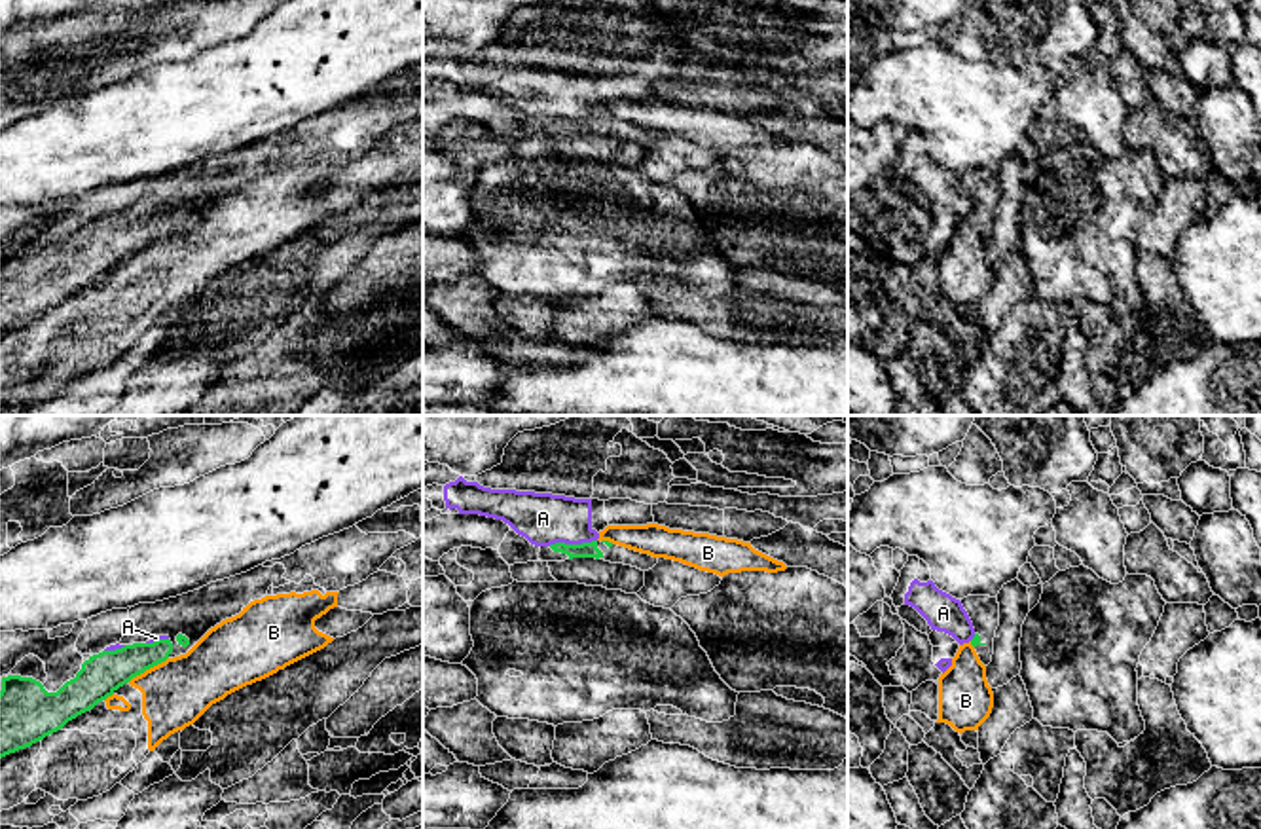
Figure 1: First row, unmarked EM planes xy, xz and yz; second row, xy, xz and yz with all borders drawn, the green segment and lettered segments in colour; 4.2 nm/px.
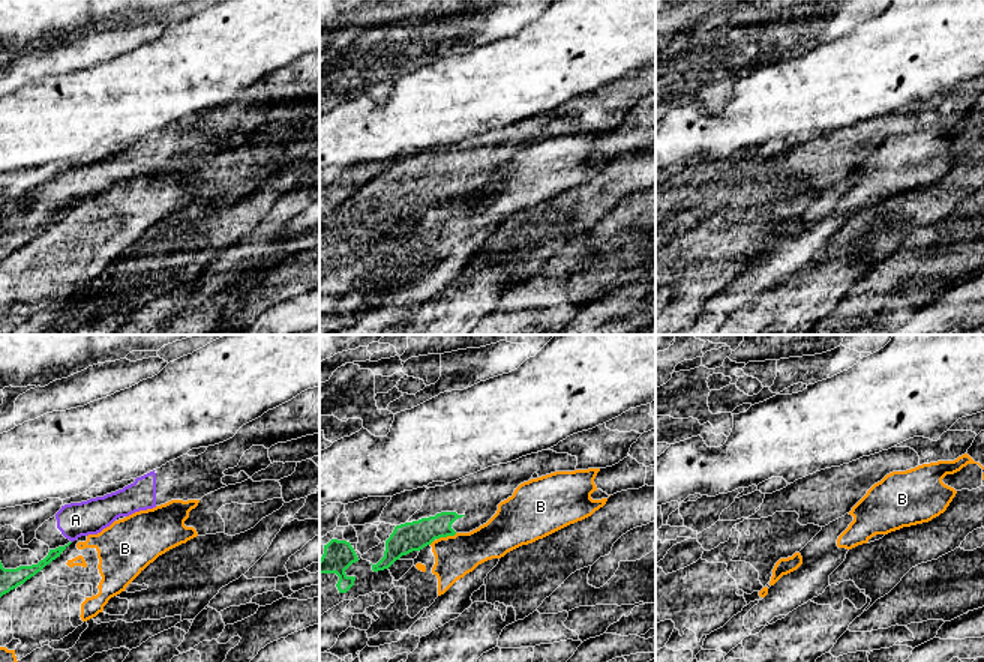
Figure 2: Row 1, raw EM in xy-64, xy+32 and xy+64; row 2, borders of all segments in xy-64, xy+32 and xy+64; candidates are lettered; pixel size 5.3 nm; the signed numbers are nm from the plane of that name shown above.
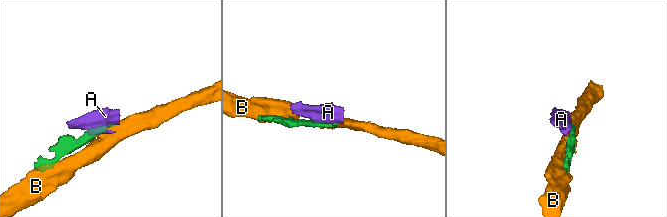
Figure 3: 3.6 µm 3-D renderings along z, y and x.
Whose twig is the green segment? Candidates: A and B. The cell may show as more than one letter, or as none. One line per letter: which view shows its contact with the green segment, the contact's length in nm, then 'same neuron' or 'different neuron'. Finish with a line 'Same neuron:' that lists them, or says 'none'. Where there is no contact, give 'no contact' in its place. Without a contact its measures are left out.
A: meets green in xz; contact 200 nm long; different neuron
B: meets green in xy; contact 200 nm long; different neuron
Same neuron: none

